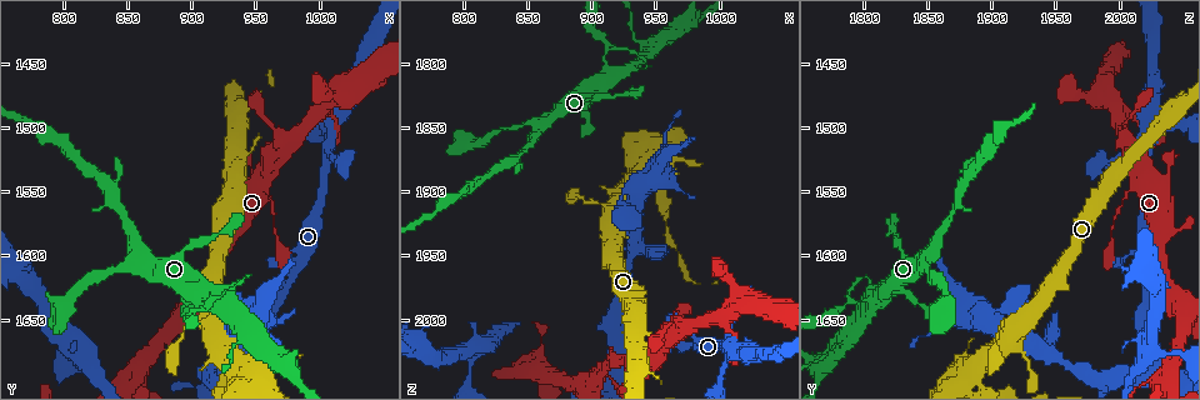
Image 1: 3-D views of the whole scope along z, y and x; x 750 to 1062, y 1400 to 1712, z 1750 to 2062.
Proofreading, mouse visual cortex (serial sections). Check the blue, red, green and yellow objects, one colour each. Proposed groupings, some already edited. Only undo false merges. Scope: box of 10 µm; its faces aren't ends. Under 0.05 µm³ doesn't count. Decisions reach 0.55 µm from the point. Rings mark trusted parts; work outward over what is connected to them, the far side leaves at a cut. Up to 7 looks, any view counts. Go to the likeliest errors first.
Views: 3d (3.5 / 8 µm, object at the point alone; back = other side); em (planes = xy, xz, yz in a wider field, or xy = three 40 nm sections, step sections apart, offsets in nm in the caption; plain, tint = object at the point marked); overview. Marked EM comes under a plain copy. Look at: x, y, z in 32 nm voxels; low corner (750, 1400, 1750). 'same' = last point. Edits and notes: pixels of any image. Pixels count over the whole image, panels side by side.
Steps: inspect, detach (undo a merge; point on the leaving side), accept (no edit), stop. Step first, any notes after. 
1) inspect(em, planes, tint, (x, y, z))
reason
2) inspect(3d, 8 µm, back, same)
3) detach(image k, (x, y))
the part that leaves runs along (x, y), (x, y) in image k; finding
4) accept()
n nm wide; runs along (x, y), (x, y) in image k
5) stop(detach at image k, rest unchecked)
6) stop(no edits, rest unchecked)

inspect(3d, 3.5 µm, (1004, 1522, 2020))
a narrow waist

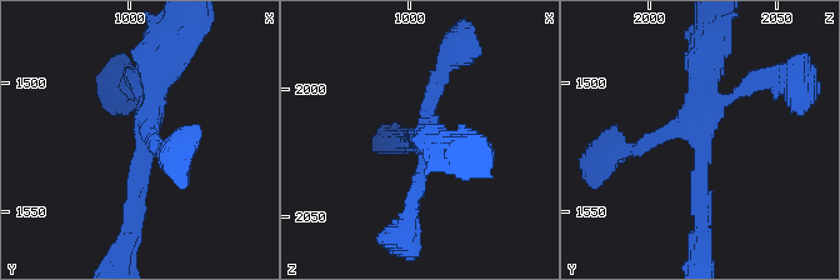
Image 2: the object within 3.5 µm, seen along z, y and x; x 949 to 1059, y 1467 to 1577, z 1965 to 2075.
accept()
runs along (133, 221), (155, 64), (163, 55) in image 2; continuous, no second cell

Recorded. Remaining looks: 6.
inspect(3d, 3.5 µm, (856, 1692, 2040))
looks like a crossing

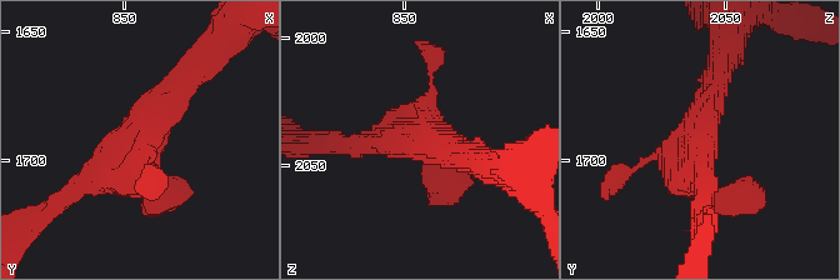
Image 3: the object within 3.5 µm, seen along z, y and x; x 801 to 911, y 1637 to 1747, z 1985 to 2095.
inspect(em, xy, step 3, tint, (858, 1693, 2038))

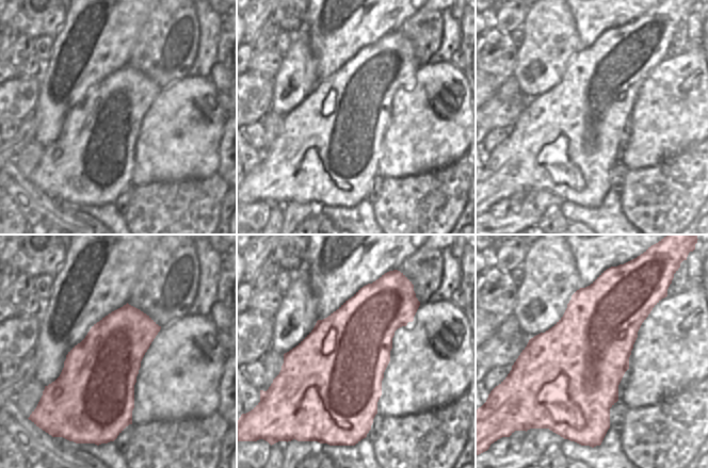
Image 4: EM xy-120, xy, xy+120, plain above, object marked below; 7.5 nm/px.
inspect(em, xy, step 2, tint, same)

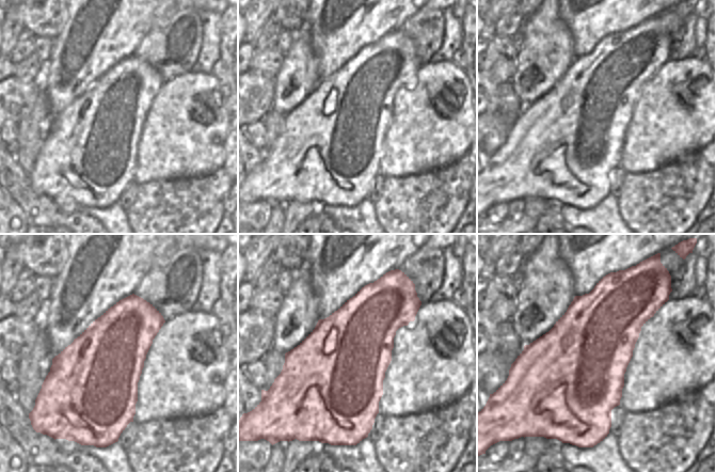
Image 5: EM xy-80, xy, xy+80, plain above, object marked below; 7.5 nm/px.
accept()
4 arms; arms of 100, 150, 300, 350 nm; runs along (189, 78), (143, 139), (139, 185), (158, 189) in image 3; continuous, no second cell

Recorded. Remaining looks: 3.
inspect(3d, 3.5 µm, (914, 1634, 1808))
three-way junction

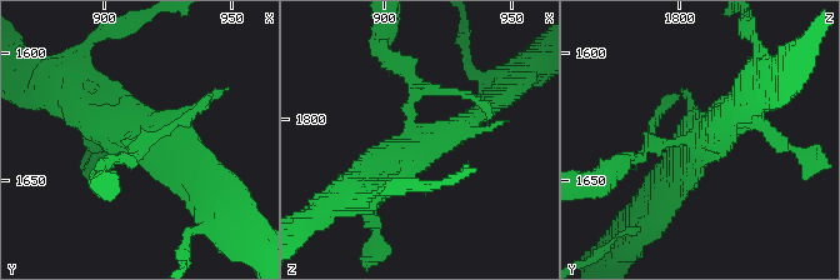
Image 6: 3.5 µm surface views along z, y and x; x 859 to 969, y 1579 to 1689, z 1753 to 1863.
inspect(em, xy, step 1, tint, (916, 1635, 1809))

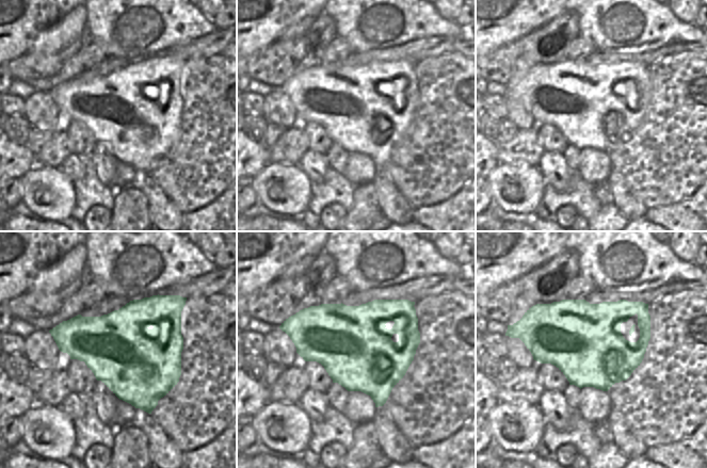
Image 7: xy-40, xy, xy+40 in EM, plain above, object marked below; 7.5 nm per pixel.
detach(image 6, (410, 61))
the part that leaves runs along (413, 101), (381, 34) in image 6; a second cell is stuck on

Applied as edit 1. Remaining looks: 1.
stop(detach at image 6, rest unchecked)

